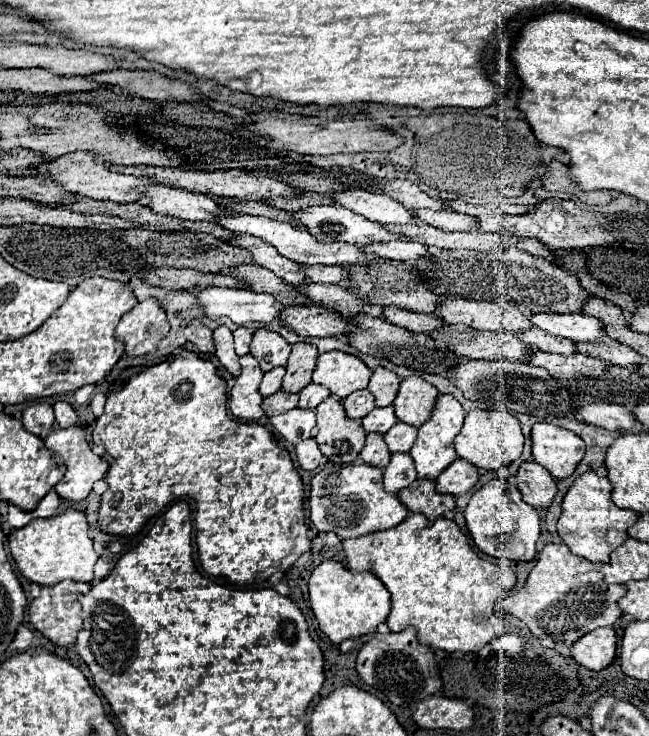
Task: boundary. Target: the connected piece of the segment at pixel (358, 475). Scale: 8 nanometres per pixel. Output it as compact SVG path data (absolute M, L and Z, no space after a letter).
M324 464L310 488L310 520L322 532L336 532L342 540L386 530L408 516L408 508L382 486L382 470L370 464Z

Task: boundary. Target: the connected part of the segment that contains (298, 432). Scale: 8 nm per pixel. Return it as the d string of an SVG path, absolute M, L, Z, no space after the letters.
M292 408L290 412L270 418L270 422L290 444L298 444L306 438L312 438L316 432L316 412L314 410Z

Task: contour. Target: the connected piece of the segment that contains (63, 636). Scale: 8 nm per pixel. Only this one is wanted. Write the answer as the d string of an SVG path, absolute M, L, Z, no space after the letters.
M62 580L52 586L42 586L40 596L32 600L30 604L30 622L36 630L40 630L46 638L50 638L58 646L68 646L76 640L76 632L82 628L82 608L78 604L78 590L72 580Z

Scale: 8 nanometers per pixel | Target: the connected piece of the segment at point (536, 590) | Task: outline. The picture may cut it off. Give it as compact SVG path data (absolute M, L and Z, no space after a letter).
M546 544L538 552L538 560L518 592L504 598L506 610L520 618L536 638L562 634L564 644L576 642L586 632L600 626L612 626L622 614L618 600L626 594L622 584L606 584L604 572L580 556L574 556L566 544Z

